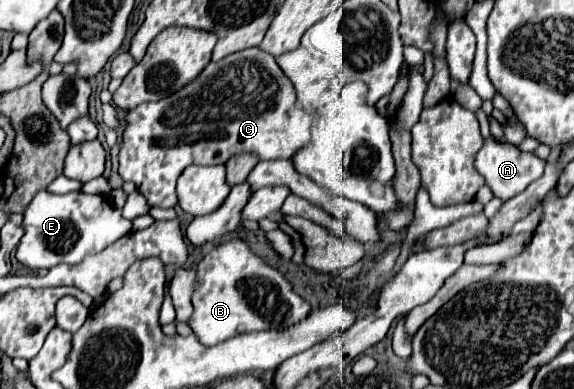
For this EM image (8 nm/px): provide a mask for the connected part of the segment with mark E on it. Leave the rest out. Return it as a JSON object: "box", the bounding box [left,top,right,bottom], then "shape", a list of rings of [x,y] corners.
{"box":[16,189,132,271],"shape":[[[40,189],[24,209],[24,237],[16,247],[16,259],[34,271],[52,269],[60,263],[78,265],[86,255],[100,253],[130,231],[132,221],[124,219],[122,209],[114,207],[104,195],[88,195],[82,191],[54,195]]]}

